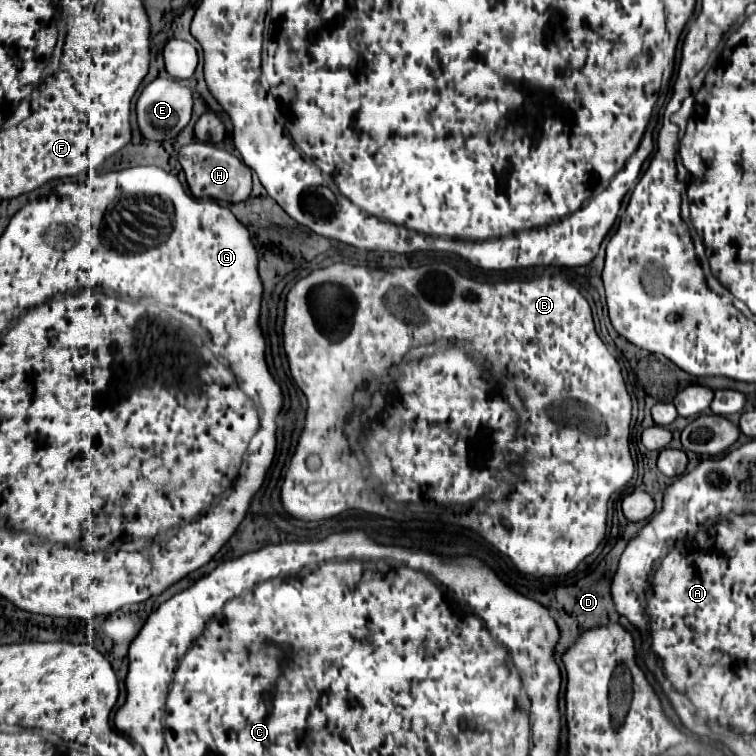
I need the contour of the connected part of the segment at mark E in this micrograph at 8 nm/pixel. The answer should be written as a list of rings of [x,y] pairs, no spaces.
[[[157,77],[155,81],[151,81],[137,99],[137,123],[147,139],[163,141],[177,137],[179,131],[191,121],[191,111],[193,111],[191,89],[169,77]]]

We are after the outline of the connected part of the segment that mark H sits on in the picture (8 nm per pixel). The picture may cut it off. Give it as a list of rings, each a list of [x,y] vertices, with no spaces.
[[[201,141],[183,145],[179,149],[179,163],[187,175],[187,185],[195,197],[205,199],[207,195],[217,201],[237,203],[237,201],[245,201],[251,193],[251,169],[241,159],[237,159],[235,155],[231,155],[229,151],[217,145],[201,143]]]

